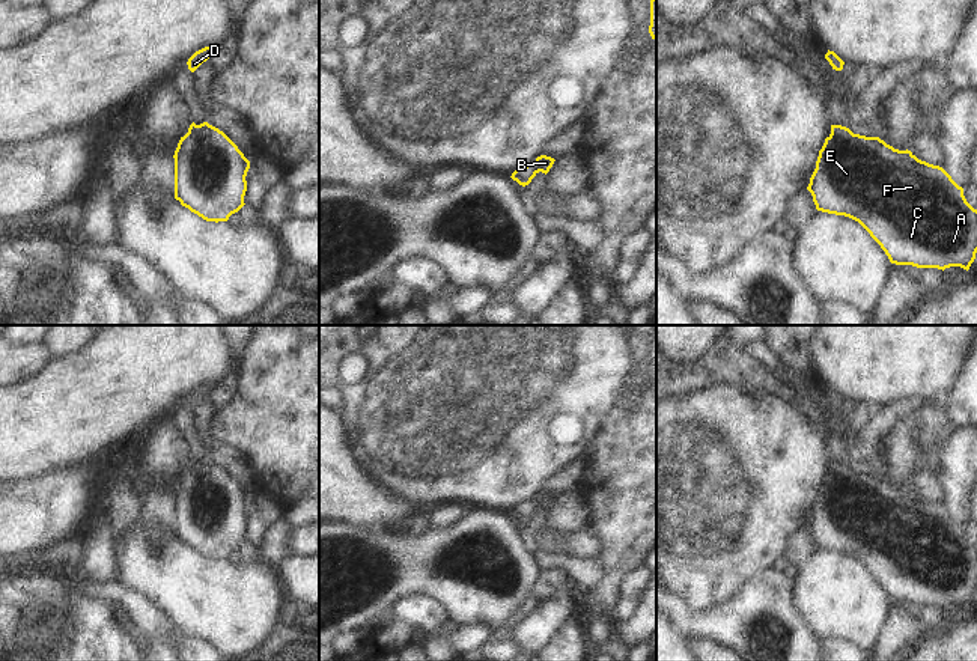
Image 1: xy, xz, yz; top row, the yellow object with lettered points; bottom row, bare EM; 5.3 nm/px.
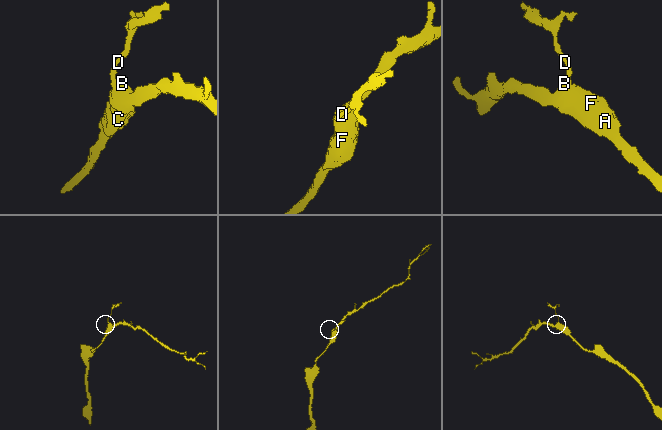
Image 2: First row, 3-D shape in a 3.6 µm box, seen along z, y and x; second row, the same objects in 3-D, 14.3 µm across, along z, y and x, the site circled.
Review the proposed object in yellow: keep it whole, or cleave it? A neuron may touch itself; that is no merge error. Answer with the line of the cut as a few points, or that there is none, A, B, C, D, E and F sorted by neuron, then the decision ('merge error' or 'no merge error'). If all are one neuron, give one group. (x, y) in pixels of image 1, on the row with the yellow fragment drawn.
no cut; A B C D E F; no merge error

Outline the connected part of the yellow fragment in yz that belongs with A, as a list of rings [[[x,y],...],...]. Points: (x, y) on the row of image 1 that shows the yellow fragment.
[[[831,125],[807,190],[817,211],[858,221],[881,245],[891,263],[917,268],[969,270],[977,253],[977,209],[939,166],[899,151],[879,137],[854,134]]]

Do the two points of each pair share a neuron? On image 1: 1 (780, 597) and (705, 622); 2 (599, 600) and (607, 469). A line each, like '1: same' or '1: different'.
1: same
2: same

